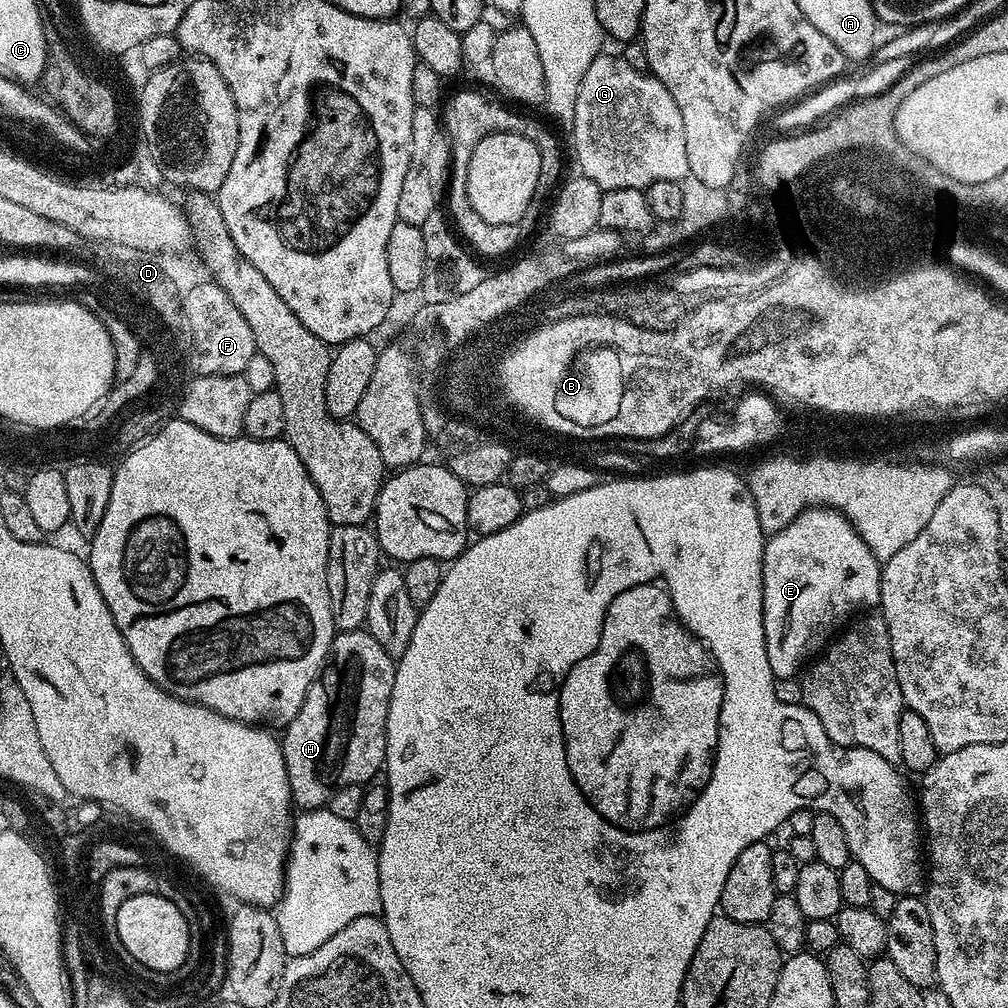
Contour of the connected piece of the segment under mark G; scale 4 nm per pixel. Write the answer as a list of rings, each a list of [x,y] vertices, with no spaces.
[[[601,54],[590,62],[578,98],[574,102],[574,118],[570,125],[572,148],[580,163],[579,175],[590,178],[603,191],[649,188],[654,182],[681,182],[689,176],[686,162],[686,130],[682,130],[682,113],[670,98],[670,90],[647,71],[634,70],[619,55]]]

